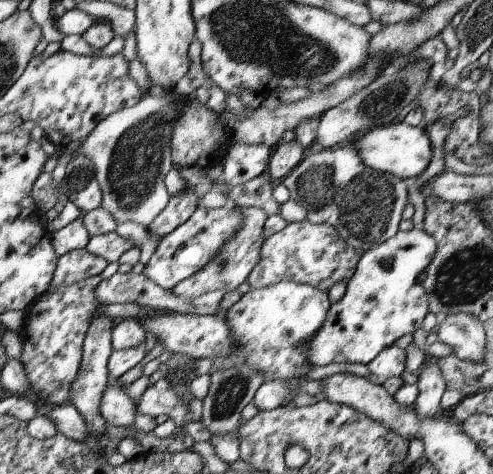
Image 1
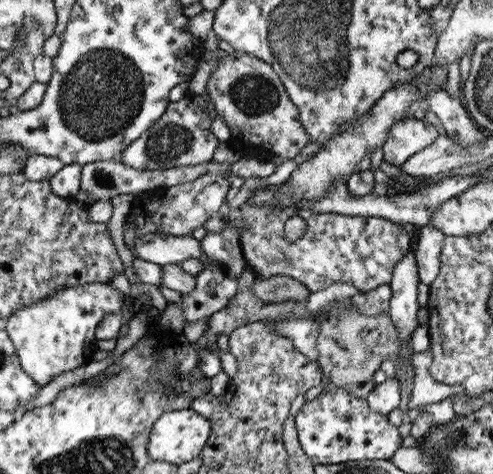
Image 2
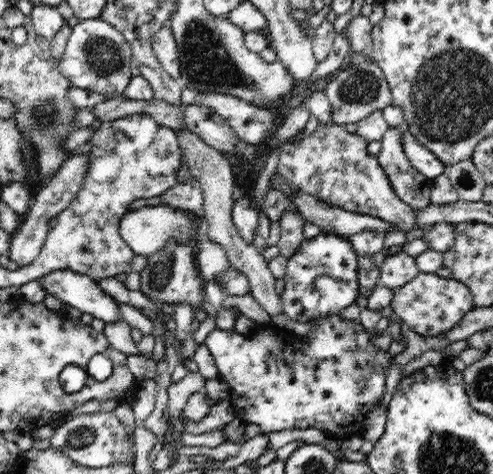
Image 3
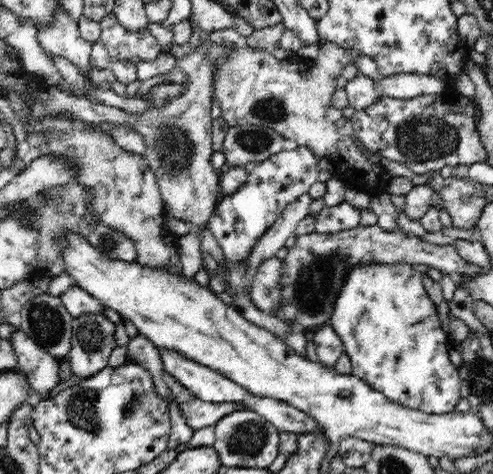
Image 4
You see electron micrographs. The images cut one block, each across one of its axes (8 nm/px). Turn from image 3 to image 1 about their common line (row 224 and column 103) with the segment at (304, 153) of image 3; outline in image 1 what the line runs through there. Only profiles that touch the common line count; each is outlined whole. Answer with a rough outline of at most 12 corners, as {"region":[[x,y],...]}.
{"region":[[111,382],[99,412],[107,424],[129,428],[137,406]]}

